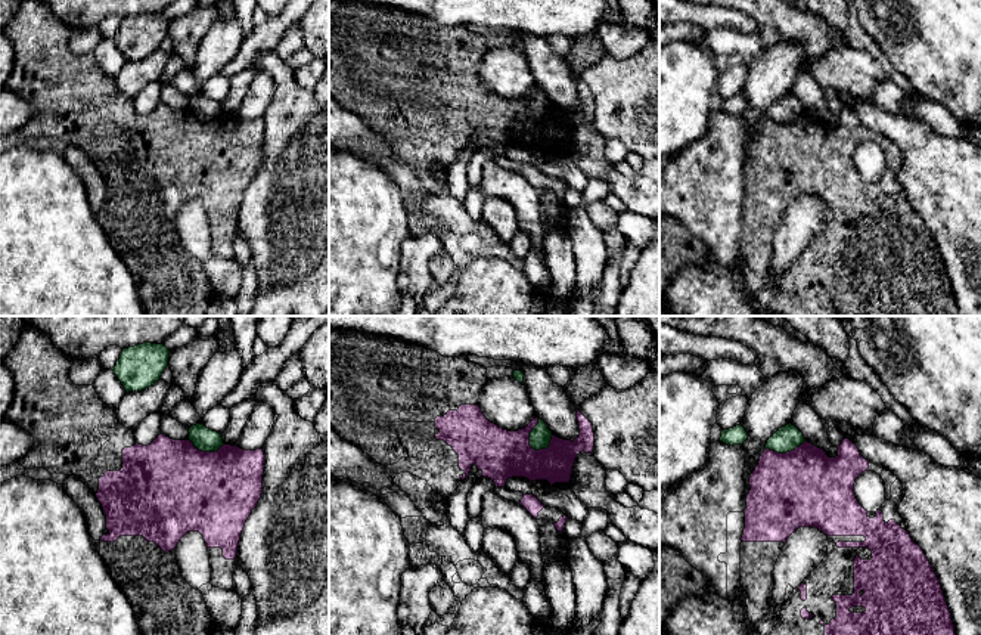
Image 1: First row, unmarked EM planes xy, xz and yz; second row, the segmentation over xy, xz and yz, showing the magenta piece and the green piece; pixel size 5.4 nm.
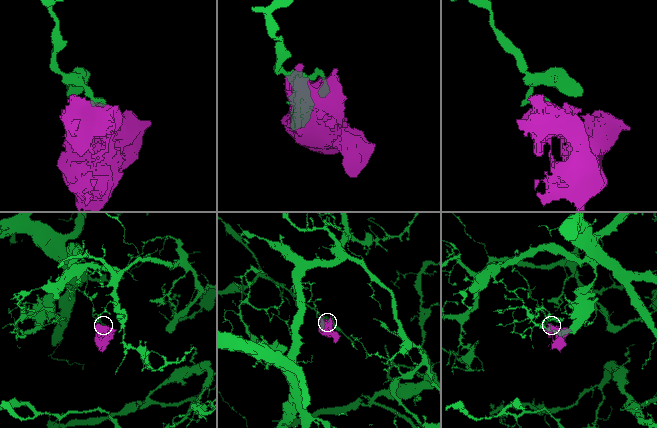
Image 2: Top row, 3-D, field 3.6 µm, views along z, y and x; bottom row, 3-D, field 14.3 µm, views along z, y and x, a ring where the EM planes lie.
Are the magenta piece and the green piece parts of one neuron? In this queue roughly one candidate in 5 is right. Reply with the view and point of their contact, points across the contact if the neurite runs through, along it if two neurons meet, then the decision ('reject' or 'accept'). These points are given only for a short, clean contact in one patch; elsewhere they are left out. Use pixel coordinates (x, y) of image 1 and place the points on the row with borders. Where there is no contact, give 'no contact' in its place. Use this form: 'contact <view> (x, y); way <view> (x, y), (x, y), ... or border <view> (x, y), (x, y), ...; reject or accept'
contact xz (528, 434); border xz (537, 418), (530, 433), (530, 445), (536, 451); reject

